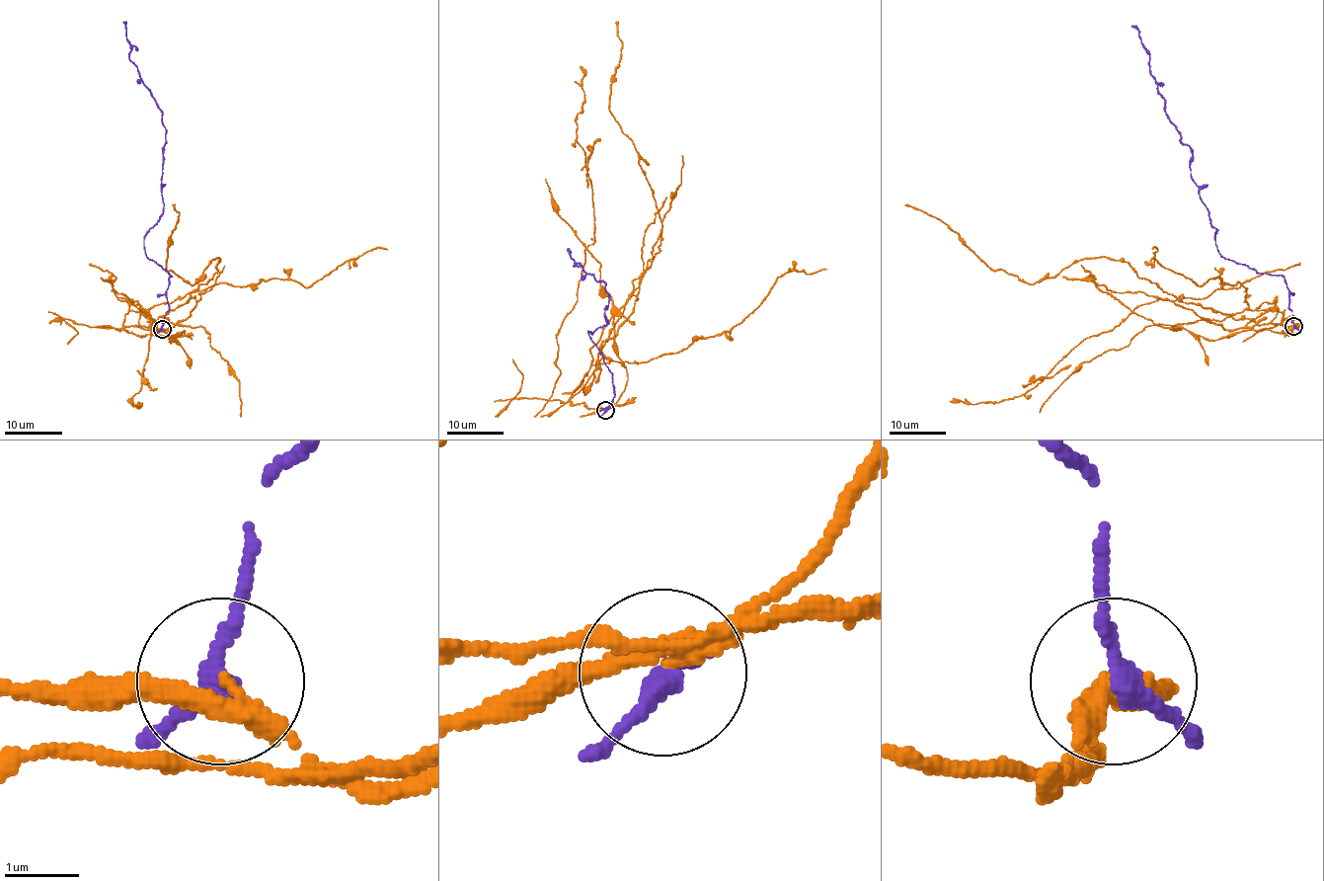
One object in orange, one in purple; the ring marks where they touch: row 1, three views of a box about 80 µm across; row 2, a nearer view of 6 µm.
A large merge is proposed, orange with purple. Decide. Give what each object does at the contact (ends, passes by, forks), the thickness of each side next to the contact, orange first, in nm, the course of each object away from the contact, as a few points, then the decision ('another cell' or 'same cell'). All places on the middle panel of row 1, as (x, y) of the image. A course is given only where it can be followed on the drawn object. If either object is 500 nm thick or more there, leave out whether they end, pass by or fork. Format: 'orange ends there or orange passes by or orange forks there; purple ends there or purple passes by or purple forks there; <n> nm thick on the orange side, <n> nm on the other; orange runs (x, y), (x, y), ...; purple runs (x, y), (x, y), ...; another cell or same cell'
orange passes by; purple passes by; 240 nm thick on the orange side, 240 nm on the other; orange runs (605, 409), (569, 400), (600, 363), (608, 331), (662, 237), (636, 147), (610, 109), (621, 55), (616, 21); purple runs (605, 410), (614, 396), (611, 372), (587, 332), (607, 322), (608, 293), (603, 280), (573, 266), (568, 248); another cell

